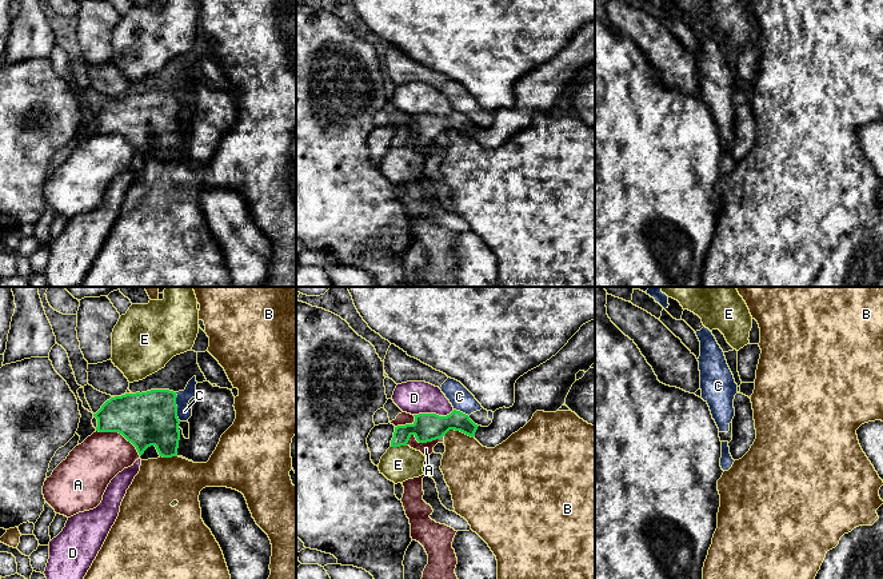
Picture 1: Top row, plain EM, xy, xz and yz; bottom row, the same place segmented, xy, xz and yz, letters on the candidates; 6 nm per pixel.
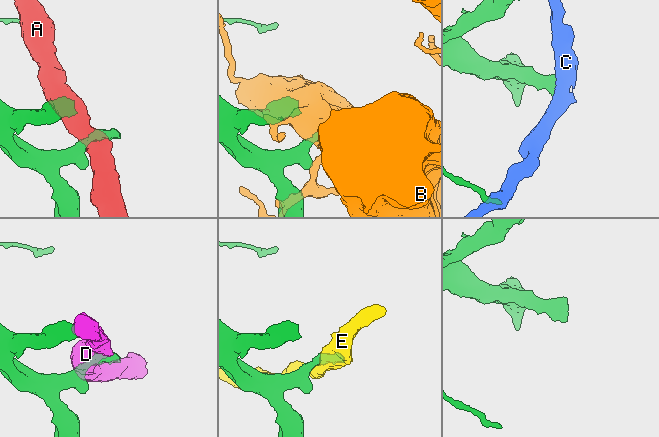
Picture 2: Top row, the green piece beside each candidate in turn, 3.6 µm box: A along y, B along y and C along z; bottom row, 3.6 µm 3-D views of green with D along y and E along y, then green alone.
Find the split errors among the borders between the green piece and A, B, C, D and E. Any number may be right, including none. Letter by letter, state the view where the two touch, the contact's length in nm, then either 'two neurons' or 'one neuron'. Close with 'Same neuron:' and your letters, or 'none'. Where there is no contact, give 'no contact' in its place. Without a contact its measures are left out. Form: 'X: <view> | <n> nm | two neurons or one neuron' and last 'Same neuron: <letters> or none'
A: xy | 320 nm | two neurons
B: xz | 180 nm | two neurons
C: xy | 180 nm | two neurons
D: xz | 260 nm | two neurons
E: xz | 100 nm | two neurons
Same neuron: none

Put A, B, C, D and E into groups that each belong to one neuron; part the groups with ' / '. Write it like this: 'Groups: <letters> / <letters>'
Groups: A / B / C / D / E

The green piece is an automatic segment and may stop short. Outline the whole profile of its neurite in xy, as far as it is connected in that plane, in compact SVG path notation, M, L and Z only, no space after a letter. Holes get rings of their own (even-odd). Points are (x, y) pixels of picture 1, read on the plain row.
M207 81L197 84L196 97L188 104L192 109L192 117L187 121L189 124L188 140L184 139L183 131L179 128L176 99L176 93L169 91L151 91L111 99L93 115L97 120L96 132L121 135L136 148L140 157L148 148L155 147L163 159L183 157L193 164L207 164L221 136L236 120L235 97L231 91L213 88Z

